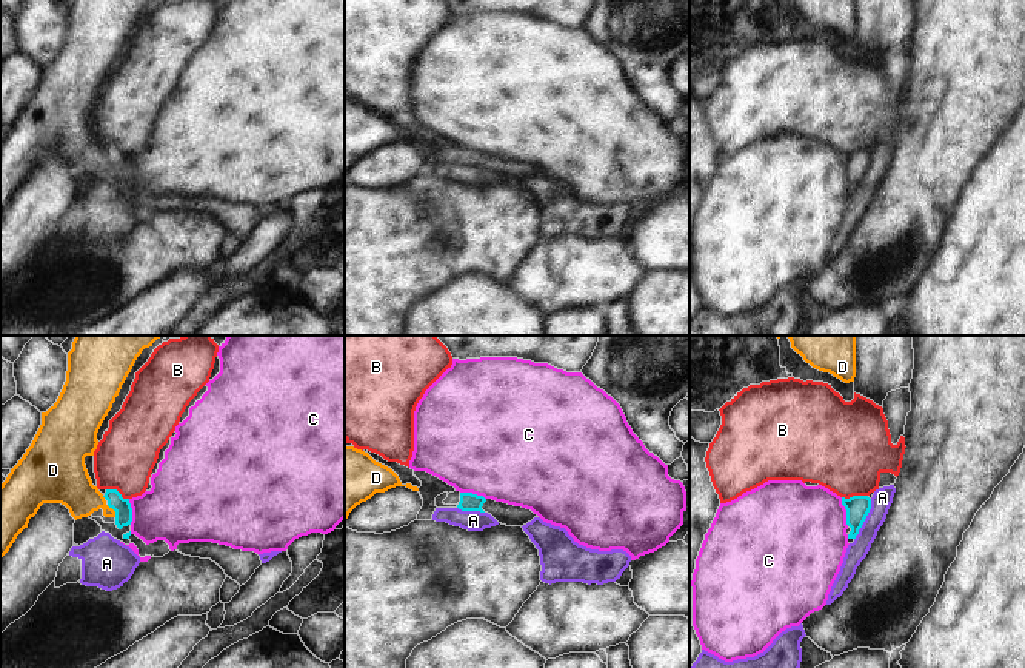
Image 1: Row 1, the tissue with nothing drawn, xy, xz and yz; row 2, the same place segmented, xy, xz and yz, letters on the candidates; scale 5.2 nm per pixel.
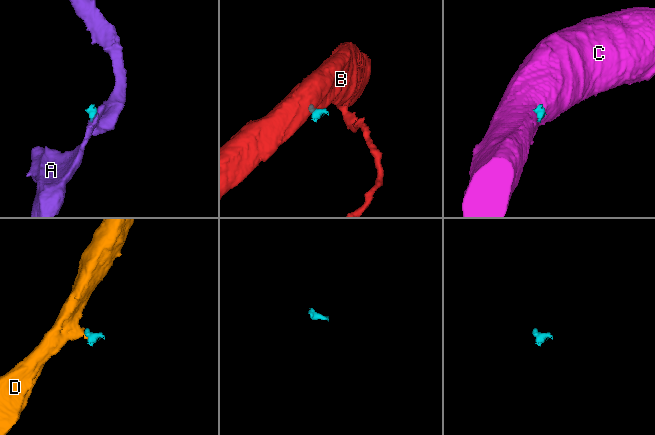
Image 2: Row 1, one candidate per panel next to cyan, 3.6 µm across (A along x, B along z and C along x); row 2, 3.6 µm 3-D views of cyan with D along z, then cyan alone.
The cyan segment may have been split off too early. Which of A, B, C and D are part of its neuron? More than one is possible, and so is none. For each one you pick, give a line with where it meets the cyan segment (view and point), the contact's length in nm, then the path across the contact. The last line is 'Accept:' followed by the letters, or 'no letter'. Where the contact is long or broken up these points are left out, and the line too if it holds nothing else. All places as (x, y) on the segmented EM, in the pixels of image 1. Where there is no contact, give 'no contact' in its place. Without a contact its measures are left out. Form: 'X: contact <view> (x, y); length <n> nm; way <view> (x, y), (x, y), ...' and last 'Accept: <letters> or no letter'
D: contact xy (113, 508); length 80 nm; way xy (123, 513), (113, 508), (85, 499), (71, 485)
Accept: D

